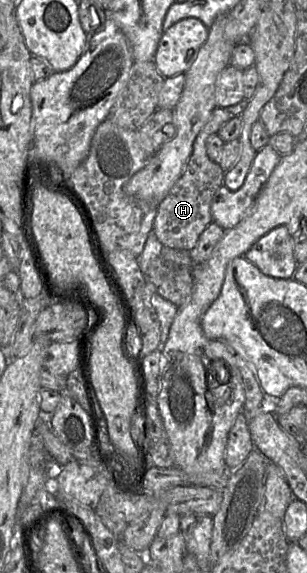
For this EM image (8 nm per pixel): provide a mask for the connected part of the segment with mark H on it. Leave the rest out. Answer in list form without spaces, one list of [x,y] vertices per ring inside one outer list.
[[[216,107],[197,135],[192,153],[181,177],[176,181],[167,196],[156,206],[152,233],[164,247],[188,250],[195,247],[206,227],[213,222],[211,203],[215,192],[223,184],[225,172],[219,163],[213,162],[207,155],[206,140],[212,133],[234,115],[225,108]]]

